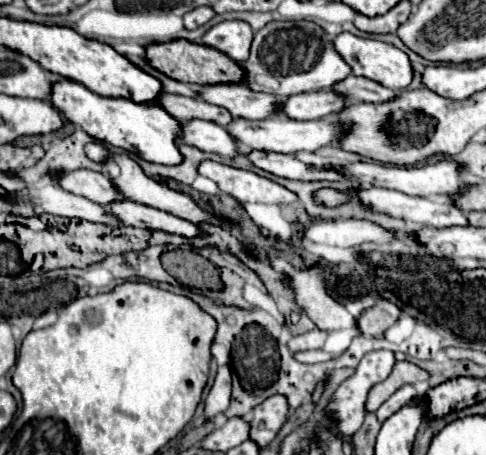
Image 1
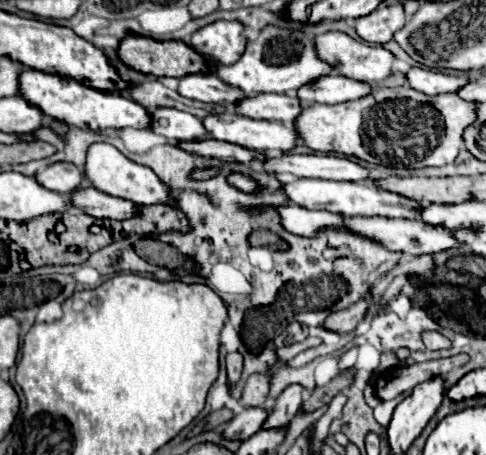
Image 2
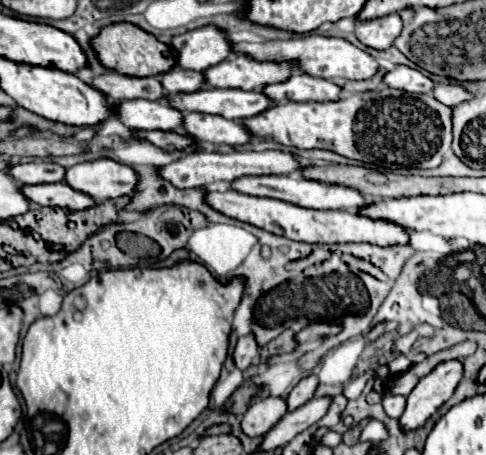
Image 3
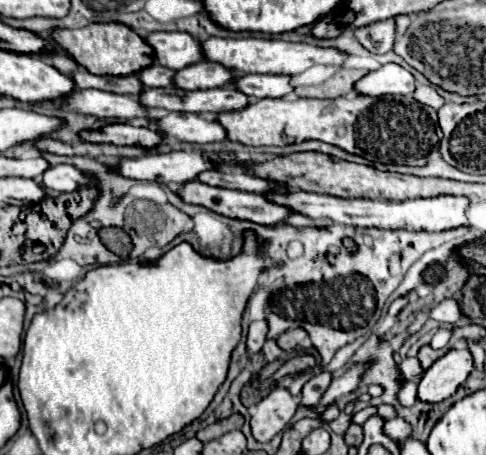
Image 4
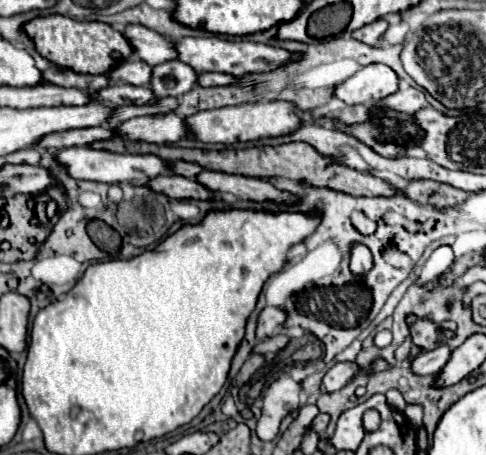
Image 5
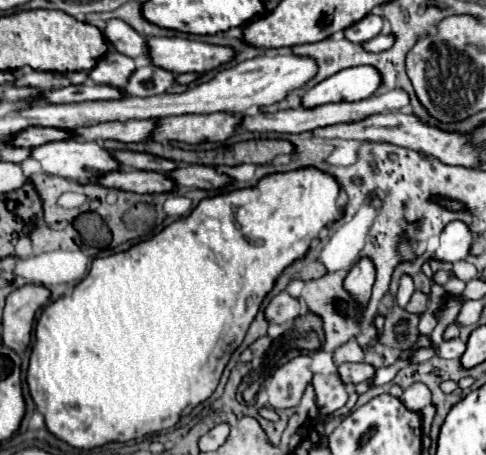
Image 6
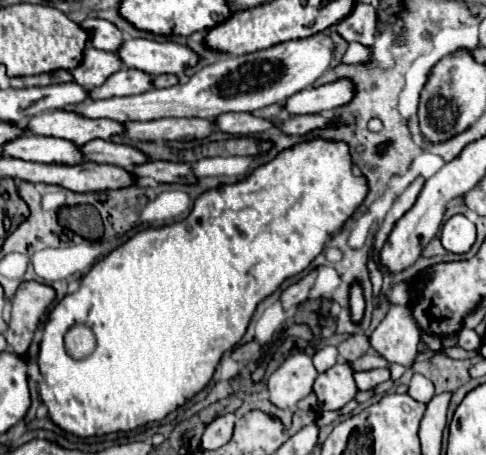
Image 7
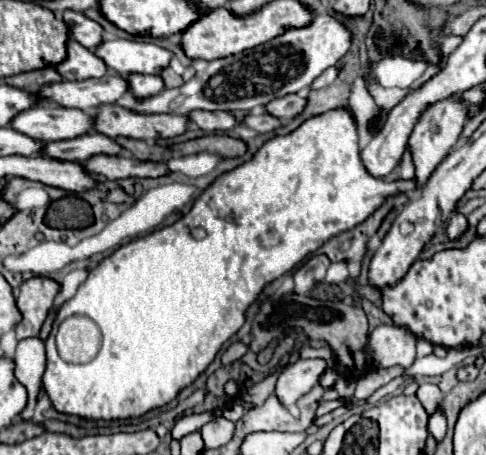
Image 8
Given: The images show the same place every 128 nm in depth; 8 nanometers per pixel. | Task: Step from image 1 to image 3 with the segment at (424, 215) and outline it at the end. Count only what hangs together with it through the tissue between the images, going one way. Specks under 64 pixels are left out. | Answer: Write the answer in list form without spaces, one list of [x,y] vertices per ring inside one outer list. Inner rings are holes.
[[[296,172],[292,176],[242,176],[242,178],[236,178],[232,182],[232,190],[238,190],[238,192],[250,194],[250,196],[268,196],[268,198],[284,200],[284,202],[290,202],[296,206],[322,208],[322,210],[342,210],[344,208],[348,212],[356,212],[358,208],[368,204],[364,200],[364,196],[354,188],[306,180],[306,178],[300,178],[300,174],[296,174]]]

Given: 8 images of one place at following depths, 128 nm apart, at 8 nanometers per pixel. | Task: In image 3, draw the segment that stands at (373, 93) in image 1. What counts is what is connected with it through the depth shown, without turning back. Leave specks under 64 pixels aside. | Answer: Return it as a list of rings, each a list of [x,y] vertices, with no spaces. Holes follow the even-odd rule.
[[[292,74],[292,80],[284,80],[284,84],[266,84],[262,92],[272,102],[322,102],[340,98],[340,86],[336,82],[308,74]]]

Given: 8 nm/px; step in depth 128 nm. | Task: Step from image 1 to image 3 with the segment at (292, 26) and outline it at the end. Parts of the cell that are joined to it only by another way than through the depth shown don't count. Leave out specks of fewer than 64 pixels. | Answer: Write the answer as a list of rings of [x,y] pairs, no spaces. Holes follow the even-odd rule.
[[[244,54],[228,56],[220,64],[204,70],[204,84],[210,88],[262,90],[266,84],[284,82],[292,76],[294,62],[256,62]]]

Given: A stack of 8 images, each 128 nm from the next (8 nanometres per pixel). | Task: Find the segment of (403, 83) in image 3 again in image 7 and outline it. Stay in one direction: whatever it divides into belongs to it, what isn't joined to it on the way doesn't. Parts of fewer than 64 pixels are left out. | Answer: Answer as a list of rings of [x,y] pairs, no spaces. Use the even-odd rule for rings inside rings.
[[[338,80],[320,88],[306,88],[296,96],[290,96],[284,102],[284,110],[288,114],[320,114],[350,102],[352,96],[354,86],[348,80]]]

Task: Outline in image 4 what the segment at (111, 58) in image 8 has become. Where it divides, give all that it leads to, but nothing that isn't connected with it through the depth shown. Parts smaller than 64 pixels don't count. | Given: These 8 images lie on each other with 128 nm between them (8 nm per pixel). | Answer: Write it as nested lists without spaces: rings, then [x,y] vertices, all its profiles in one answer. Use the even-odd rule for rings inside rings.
[[[206,38],[200,42],[204,48],[204,58],[208,62],[222,64],[224,68],[236,70],[240,74],[300,74],[314,64],[340,64],[346,54],[336,48],[316,48],[302,42],[282,42],[282,40],[264,40],[264,38]]]

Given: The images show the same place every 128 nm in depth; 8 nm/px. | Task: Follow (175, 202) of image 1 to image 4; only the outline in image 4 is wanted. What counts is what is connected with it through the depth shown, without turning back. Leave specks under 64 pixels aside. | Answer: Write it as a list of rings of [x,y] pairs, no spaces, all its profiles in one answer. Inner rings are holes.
[[[60,164],[60,166],[50,166],[48,172],[44,172],[42,184],[50,196],[58,196],[60,192],[72,192],[78,186],[94,186],[96,182],[90,180],[88,176],[84,176],[74,166]]]

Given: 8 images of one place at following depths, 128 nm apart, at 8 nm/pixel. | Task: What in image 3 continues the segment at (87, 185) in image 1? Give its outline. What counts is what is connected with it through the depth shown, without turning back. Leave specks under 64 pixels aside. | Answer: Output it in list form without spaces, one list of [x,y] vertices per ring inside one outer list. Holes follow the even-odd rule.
[[[28,162],[28,164],[16,164],[10,166],[8,176],[12,180],[20,180],[22,184],[50,184],[60,182],[66,174],[66,170],[54,162]]]

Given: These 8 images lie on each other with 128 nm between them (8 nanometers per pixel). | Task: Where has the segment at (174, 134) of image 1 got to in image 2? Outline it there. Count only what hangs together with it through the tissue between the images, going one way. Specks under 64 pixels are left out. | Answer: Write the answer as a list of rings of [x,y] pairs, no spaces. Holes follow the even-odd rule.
[[[24,70],[18,76],[20,96],[28,100],[32,106],[40,108],[42,114],[52,116],[56,120],[66,122],[68,126],[78,126],[84,130],[100,130],[100,128],[148,128],[150,114],[136,104],[130,96],[120,92],[96,92],[96,88],[84,88],[78,80],[66,76],[52,76],[46,72]]]

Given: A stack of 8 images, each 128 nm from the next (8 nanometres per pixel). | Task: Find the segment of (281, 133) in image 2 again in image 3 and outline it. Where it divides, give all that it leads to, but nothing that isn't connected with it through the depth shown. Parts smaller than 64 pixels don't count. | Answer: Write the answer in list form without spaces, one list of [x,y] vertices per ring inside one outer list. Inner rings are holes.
[[[184,112],[184,132],[194,140],[206,140],[212,144],[246,144],[250,142],[250,132],[240,120],[226,120],[222,116]]]

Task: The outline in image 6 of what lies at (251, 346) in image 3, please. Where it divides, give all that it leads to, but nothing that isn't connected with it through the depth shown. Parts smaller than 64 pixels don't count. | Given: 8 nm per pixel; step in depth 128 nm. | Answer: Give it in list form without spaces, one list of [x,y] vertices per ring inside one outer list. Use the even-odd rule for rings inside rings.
[[[280,292],[278,296],[272,298],[272,302],[266,308],[266,318],[276,322],[276,324],[284,324],[292,318],[296,318],[300,312],[300,302],[298,298],[290,296],[288,292]]]

